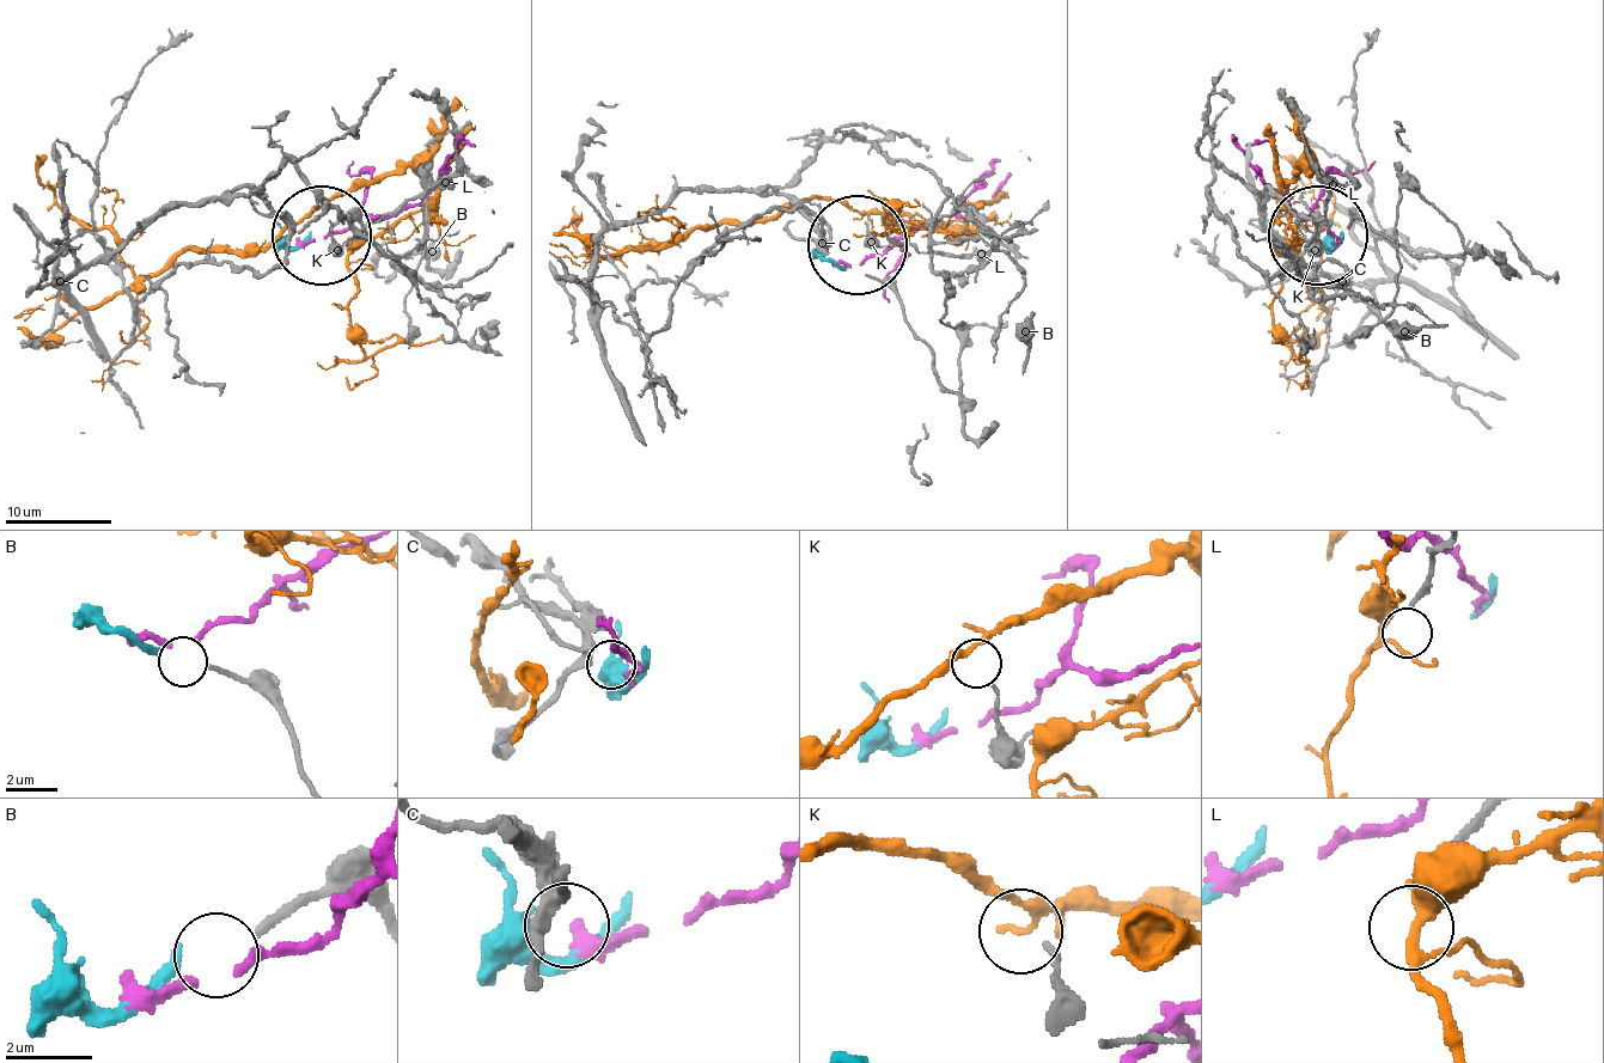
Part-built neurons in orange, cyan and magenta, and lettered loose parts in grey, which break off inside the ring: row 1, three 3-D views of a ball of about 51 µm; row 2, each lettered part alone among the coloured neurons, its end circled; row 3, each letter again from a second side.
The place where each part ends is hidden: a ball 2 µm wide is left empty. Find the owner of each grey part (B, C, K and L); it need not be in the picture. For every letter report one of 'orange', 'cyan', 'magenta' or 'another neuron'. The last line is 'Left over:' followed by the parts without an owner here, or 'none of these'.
B: cyan
C: magenta
K: orange
L: another neuron
Left over: L

